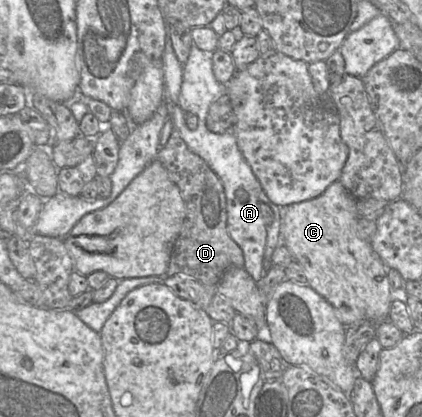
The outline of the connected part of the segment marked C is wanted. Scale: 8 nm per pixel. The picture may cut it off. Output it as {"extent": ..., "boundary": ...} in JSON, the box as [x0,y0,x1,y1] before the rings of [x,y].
{"extent":[280,180,392,326],"boundary":[[[337,180],[314,199],[280,207],[280,245],[285,245],[294,259],[303,267],[309,286],[332,305],[344,326],[362,319],[369,319],[376,323],[388,320],[392,301],[387,267],[373,250],[371,243],[357,235],[356,224],[359,215],[356,204],[357,200]]]}

